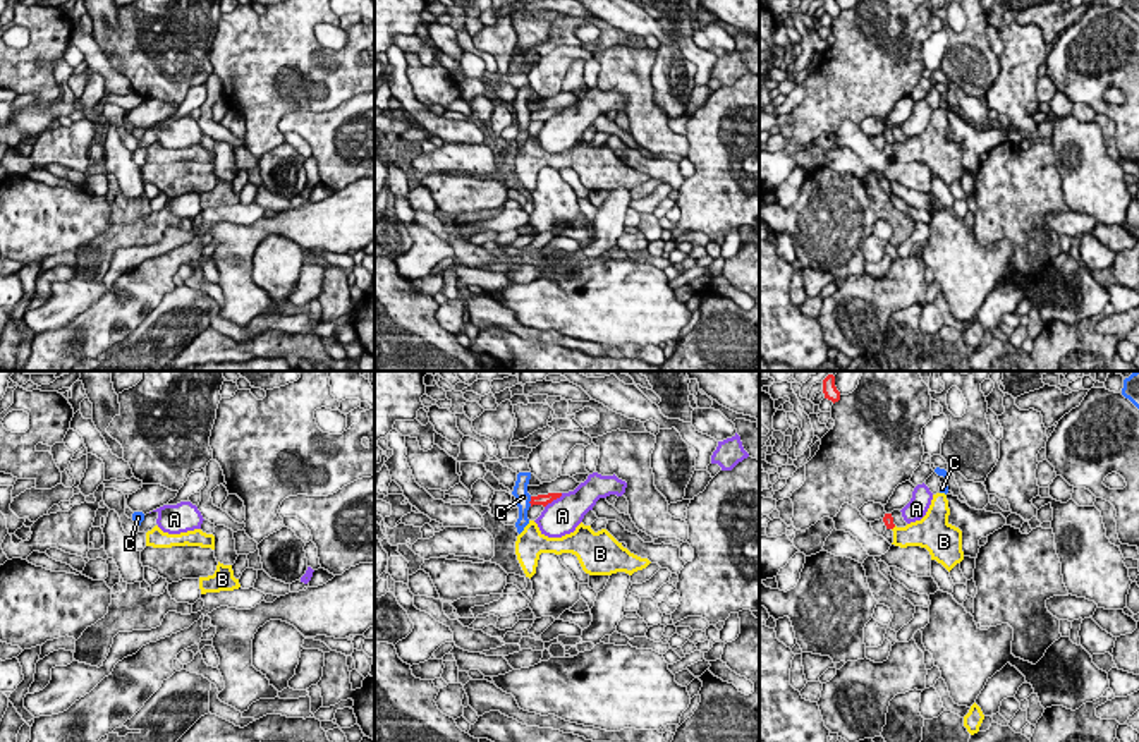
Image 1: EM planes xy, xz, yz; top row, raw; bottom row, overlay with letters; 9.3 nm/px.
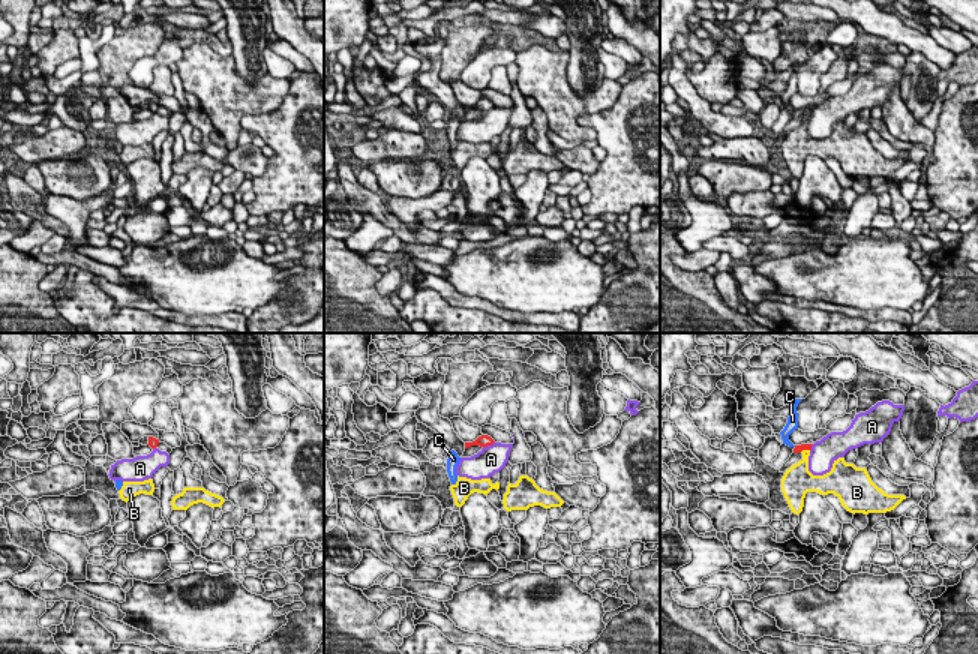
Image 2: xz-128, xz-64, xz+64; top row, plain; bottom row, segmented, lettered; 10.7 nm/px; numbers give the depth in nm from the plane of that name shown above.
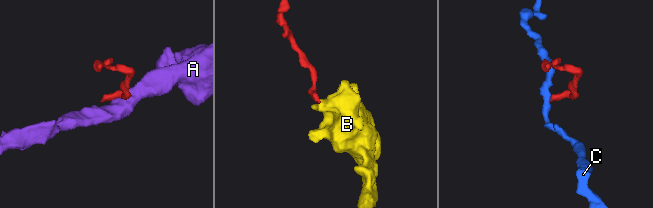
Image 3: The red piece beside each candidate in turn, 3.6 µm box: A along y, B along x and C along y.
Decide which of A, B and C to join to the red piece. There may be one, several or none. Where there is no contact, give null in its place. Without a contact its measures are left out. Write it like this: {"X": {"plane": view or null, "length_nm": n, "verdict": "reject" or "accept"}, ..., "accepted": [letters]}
{"A": {"plane": "xz", "length_nm": 220, "verdict": "reject"}, "B": {"plane": null, "verdict": "reject"}, "C": {"plane": "xz", "length_nm": 100, "verdict": "reject"}, "accepted": []}

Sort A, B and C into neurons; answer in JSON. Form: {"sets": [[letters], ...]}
{"sets": [["A"], ["B"], ["C"]]}

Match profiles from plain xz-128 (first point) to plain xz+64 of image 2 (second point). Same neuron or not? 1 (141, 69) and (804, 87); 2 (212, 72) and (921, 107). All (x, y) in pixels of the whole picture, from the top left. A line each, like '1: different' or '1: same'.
1: same
2: different

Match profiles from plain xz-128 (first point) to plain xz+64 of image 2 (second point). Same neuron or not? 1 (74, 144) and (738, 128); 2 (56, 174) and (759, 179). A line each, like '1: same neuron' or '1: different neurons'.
1: different neurons
2: same neuron

